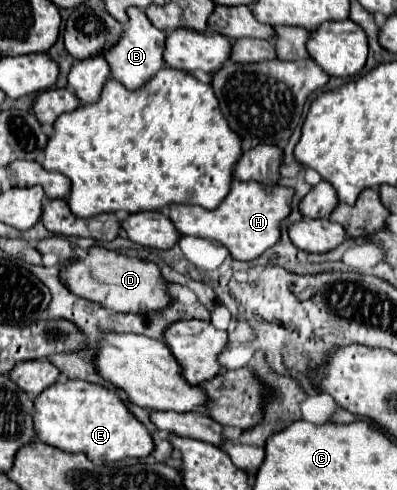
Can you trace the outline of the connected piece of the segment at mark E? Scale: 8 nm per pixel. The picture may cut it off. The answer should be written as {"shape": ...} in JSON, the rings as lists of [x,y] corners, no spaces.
{"shape":[[[64,380],[48,386],[34,400],[32,420],[38,440],[64,452],[82,452],[100,466],[122,458],[148,456],[154,448],[144,424],[128,412],[114,390],[84,380]]]}

